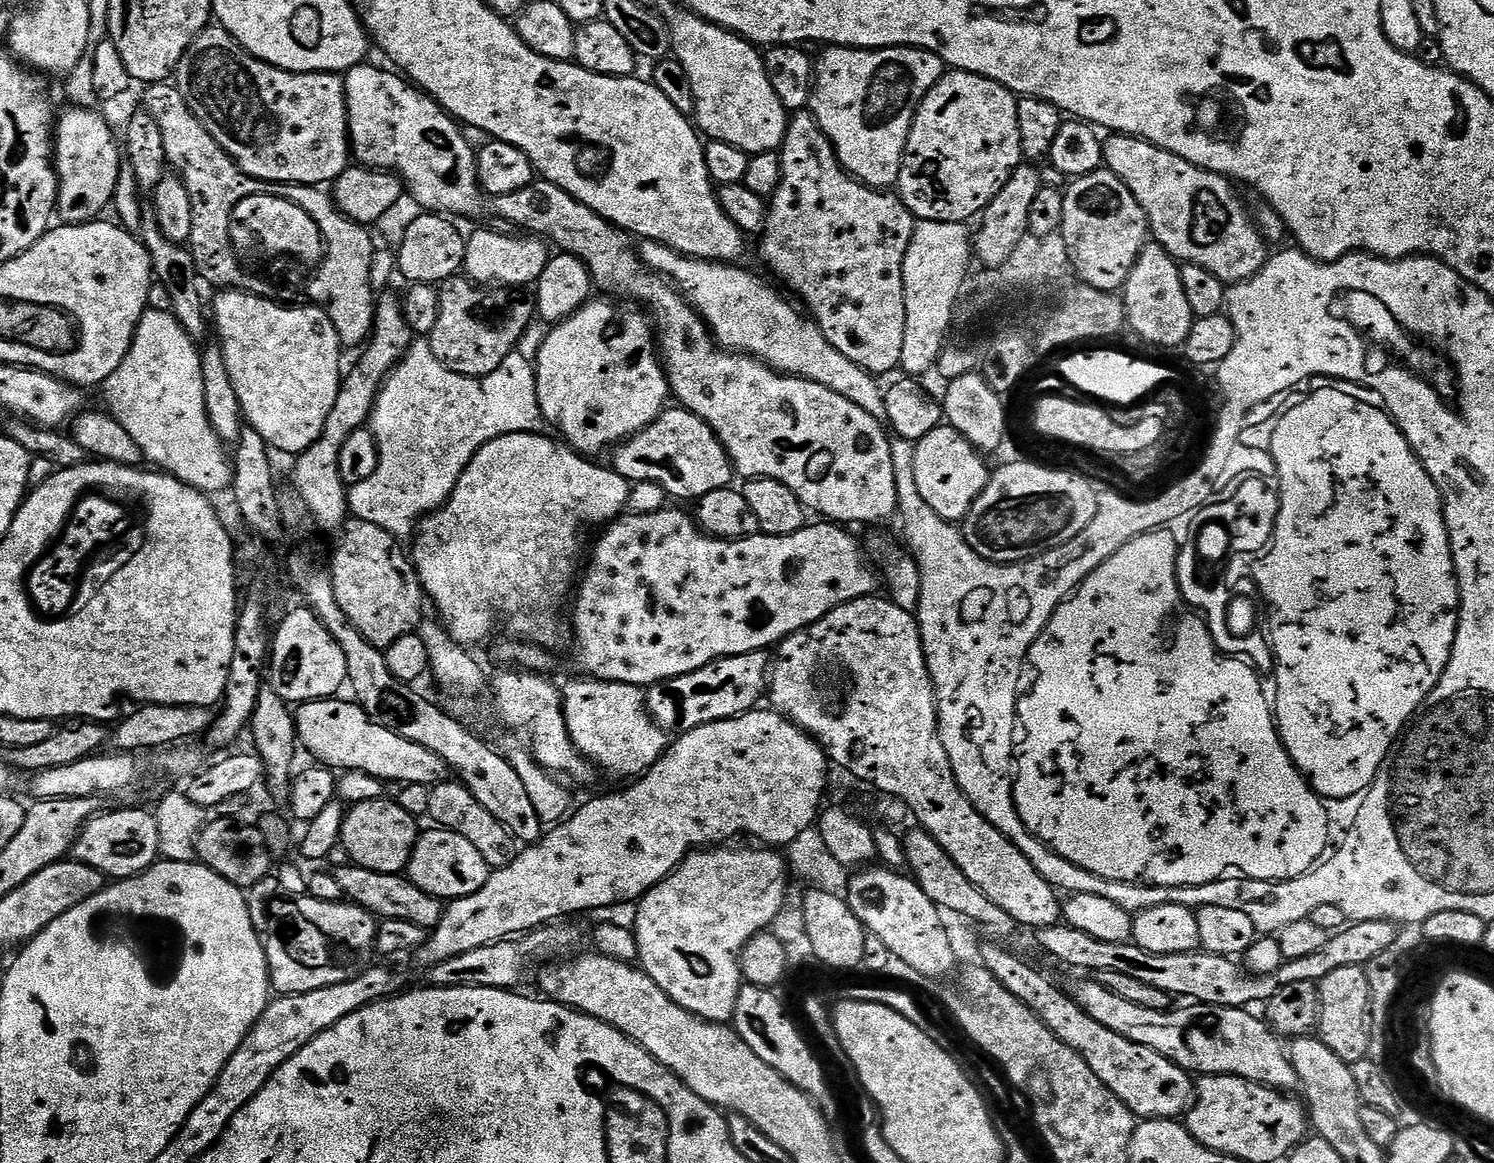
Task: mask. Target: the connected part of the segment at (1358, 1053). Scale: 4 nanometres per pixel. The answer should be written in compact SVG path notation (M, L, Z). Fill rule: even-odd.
M1342 966L1342 970L1333 970L1322 978L1320 985L1320 1027L1318 1038L1342 1062L1353 1064L1369 1059L1373 1051L1372 1034L1374 1021L1372 1019L1372 995L1367 971L1363 967Z

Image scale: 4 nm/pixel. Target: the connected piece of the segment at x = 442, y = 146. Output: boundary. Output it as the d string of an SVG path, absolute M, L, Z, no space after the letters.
M365 62L359 64L356 68L351 68L343 77L346 106L348 107L348 139L350 141L351 155L355 157L355 159L357 156L357 158L360 159L357 161L365 168L379 170L381 172L390 172L399 176L405 189L410 193L410 196L413 196L413 198L424 207L421 209L427 210L429 213L447 214L452 218L457 218L456 216L478 215L480 207L484 204L484 200L486 204L486 196L481 189L480 179L476 173L477 149L475 147L472 148L471 142L460 133L460 131L462 131L461 125L457 123L453 117L449 116L431 96L417 90L407 79L401 78L395 71L392 72L383 72L382 69L375 68L371 62Z

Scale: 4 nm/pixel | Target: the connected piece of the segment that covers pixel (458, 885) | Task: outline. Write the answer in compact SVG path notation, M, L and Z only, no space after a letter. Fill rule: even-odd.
M439 826L431 830L433 832L425 836L423 833L416 841L406 869L408 879L414 882L414 886L426 890L426 894L445 902L461 900L464 896L482 890L490 875L486 858L482 858L482 854L478 854L478 850L474 850L474 845L466 842L462 834L454 834Z

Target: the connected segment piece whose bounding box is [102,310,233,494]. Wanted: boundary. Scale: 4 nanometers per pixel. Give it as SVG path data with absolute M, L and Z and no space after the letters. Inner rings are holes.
M145 311L134 325L132 345L126 358L122 358L118 370L114 370L114 374L110 374L110 378L104 381L102 391L112 406L111 415L115 416L126 434L138 442L141 457L145 461L153 460L157 469L176 476L202 493L213 494L223 488L228 490L233 487L233 461L229 449L224 449L227 448L225 441L216 433L206 414L201 355L197 341L186 334L184 327L171 312Z

